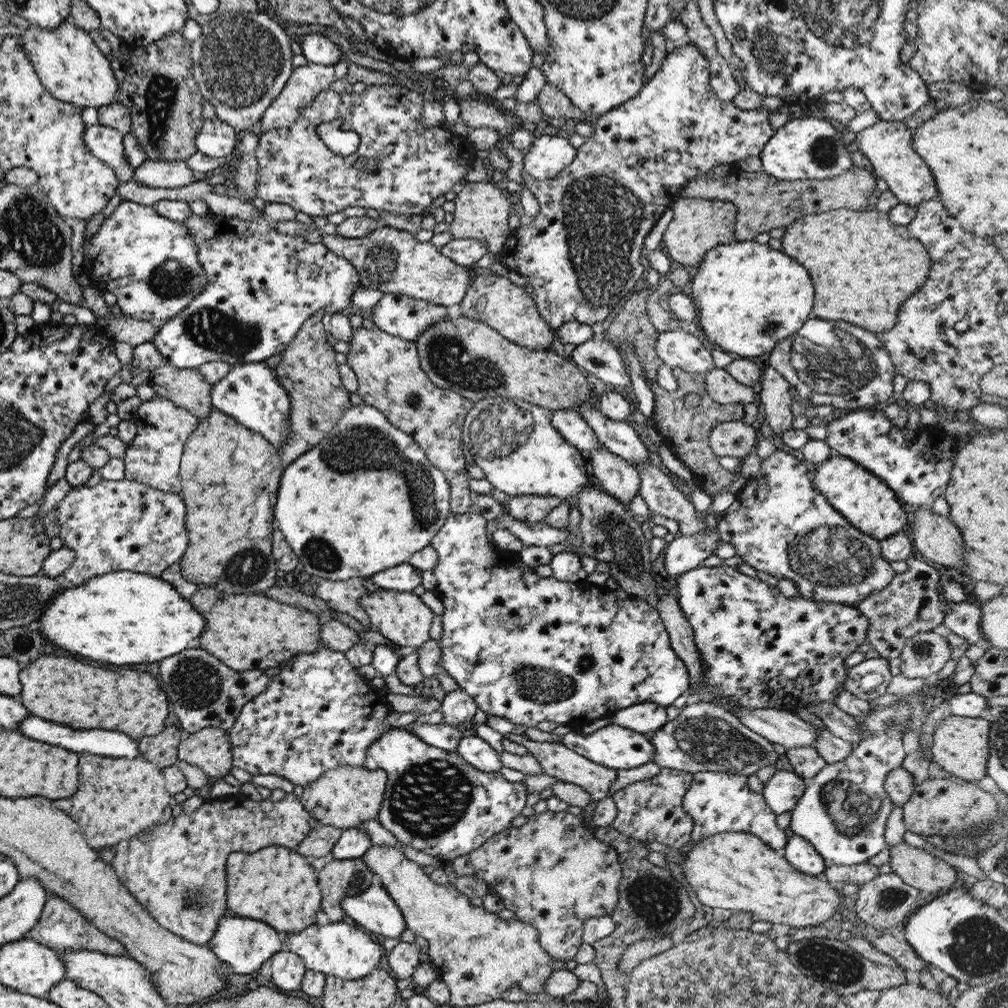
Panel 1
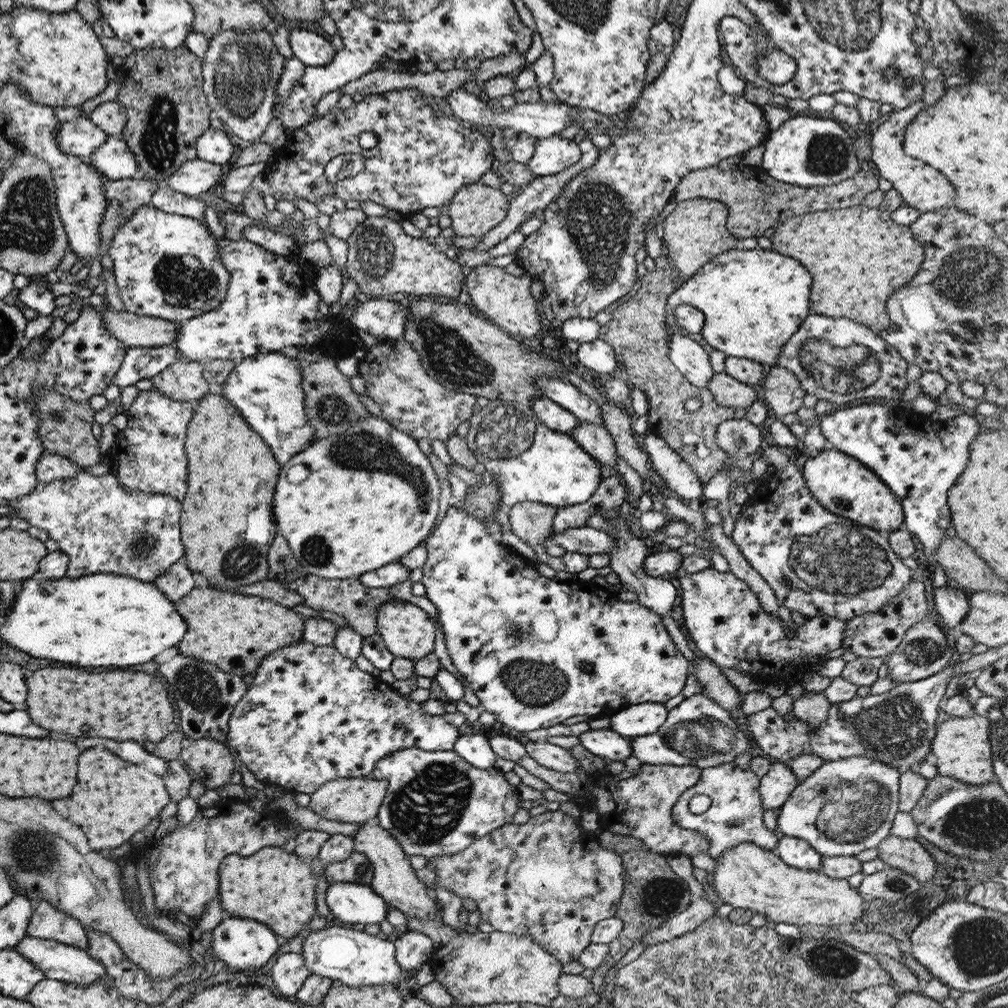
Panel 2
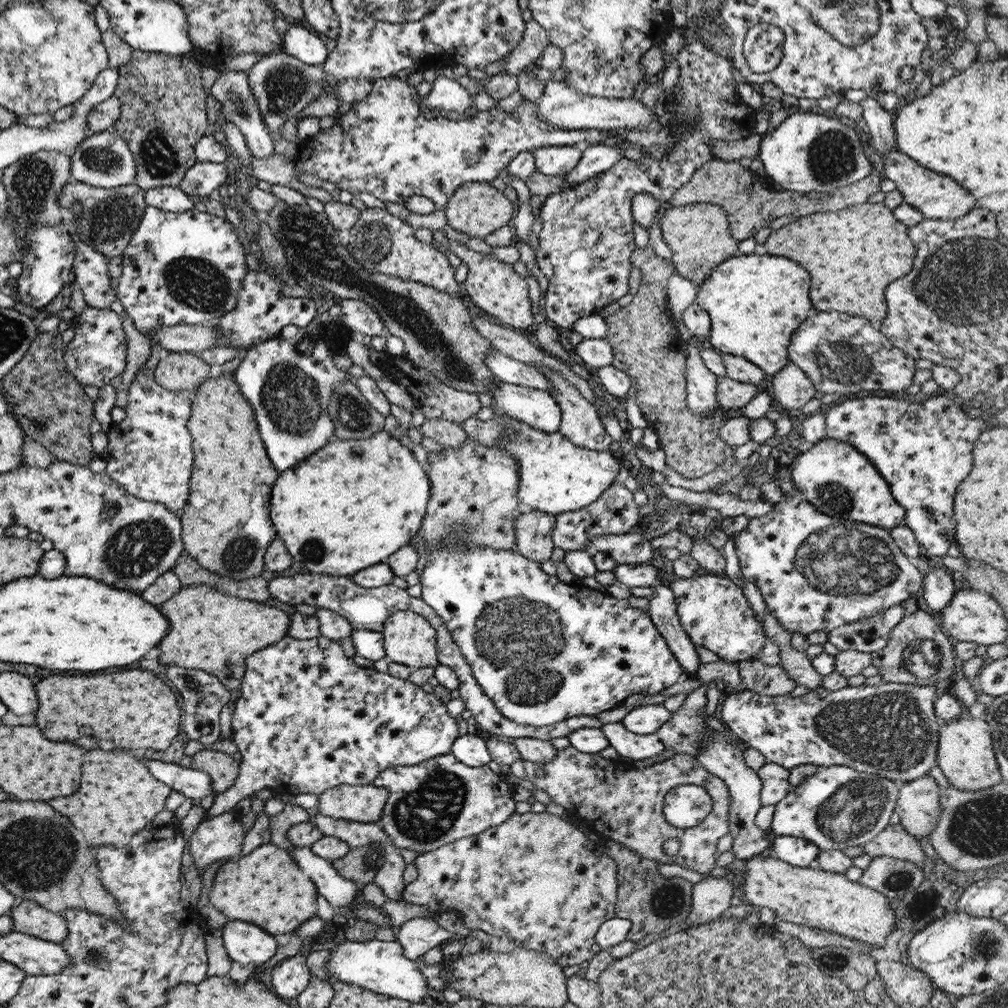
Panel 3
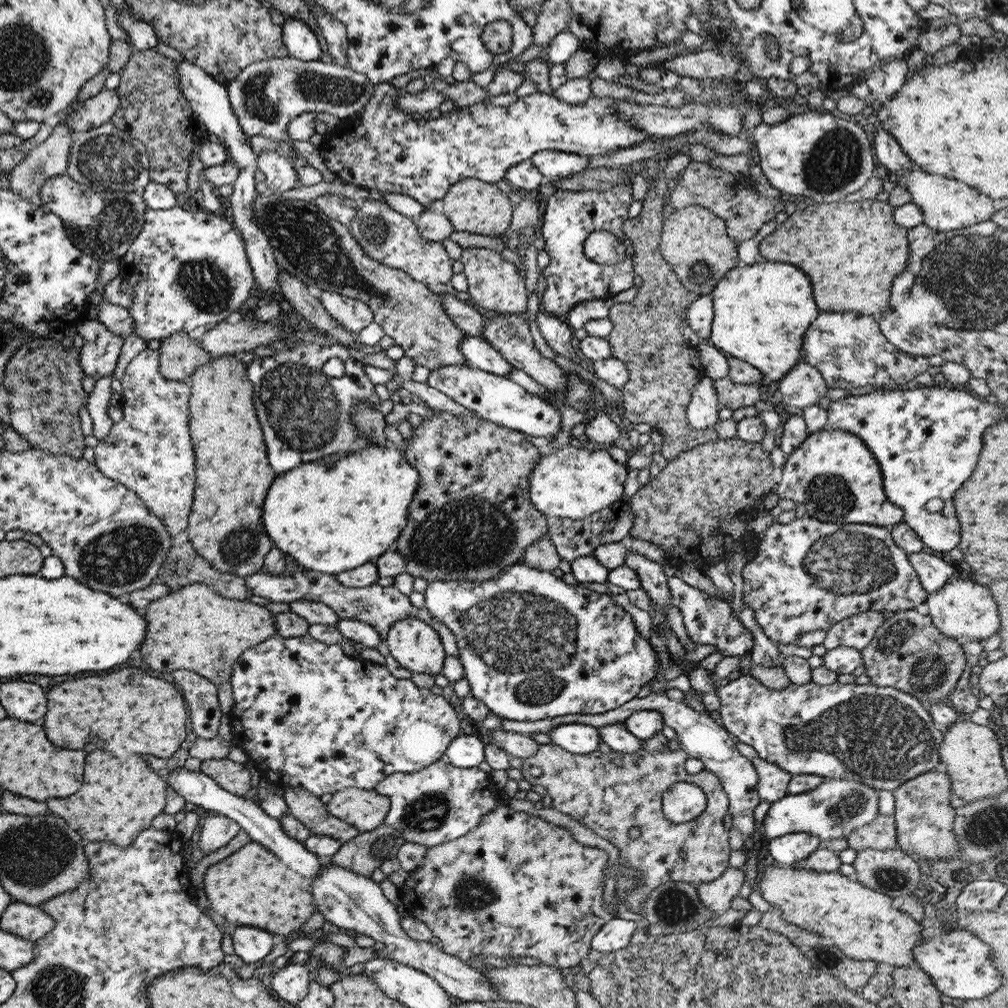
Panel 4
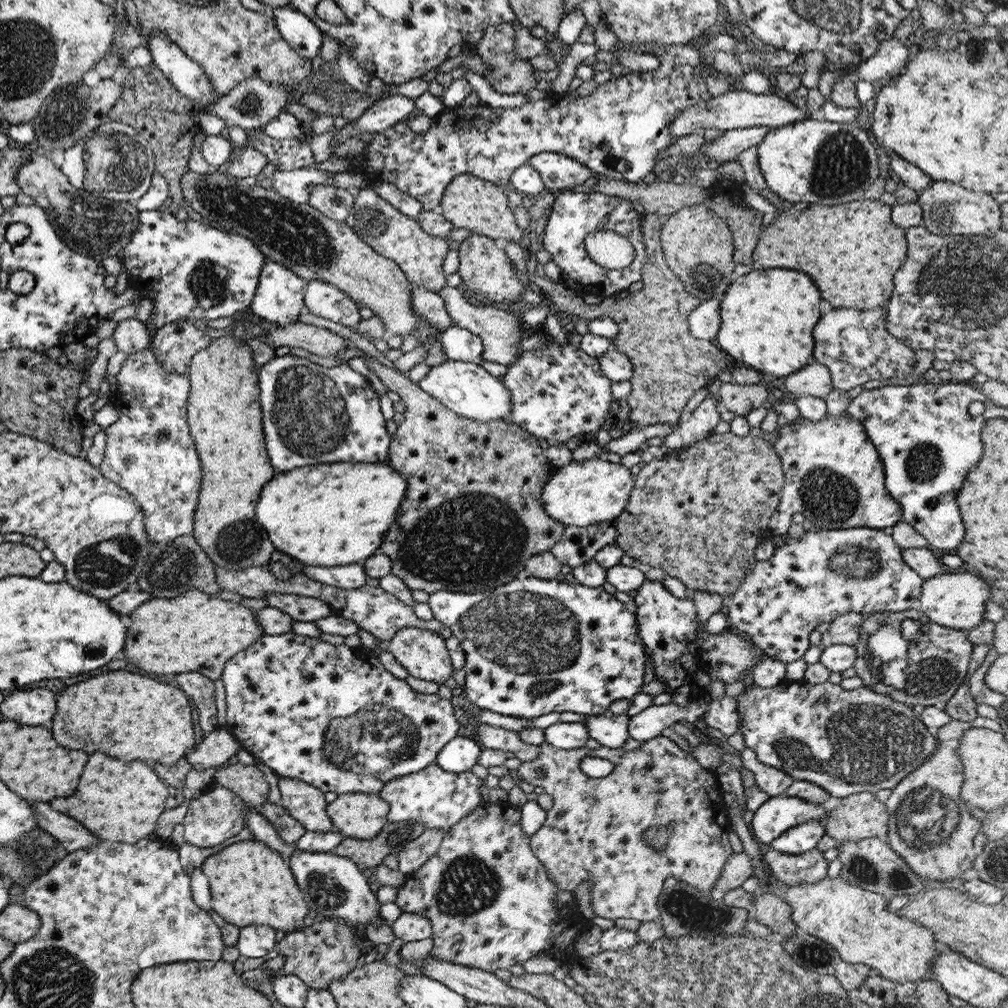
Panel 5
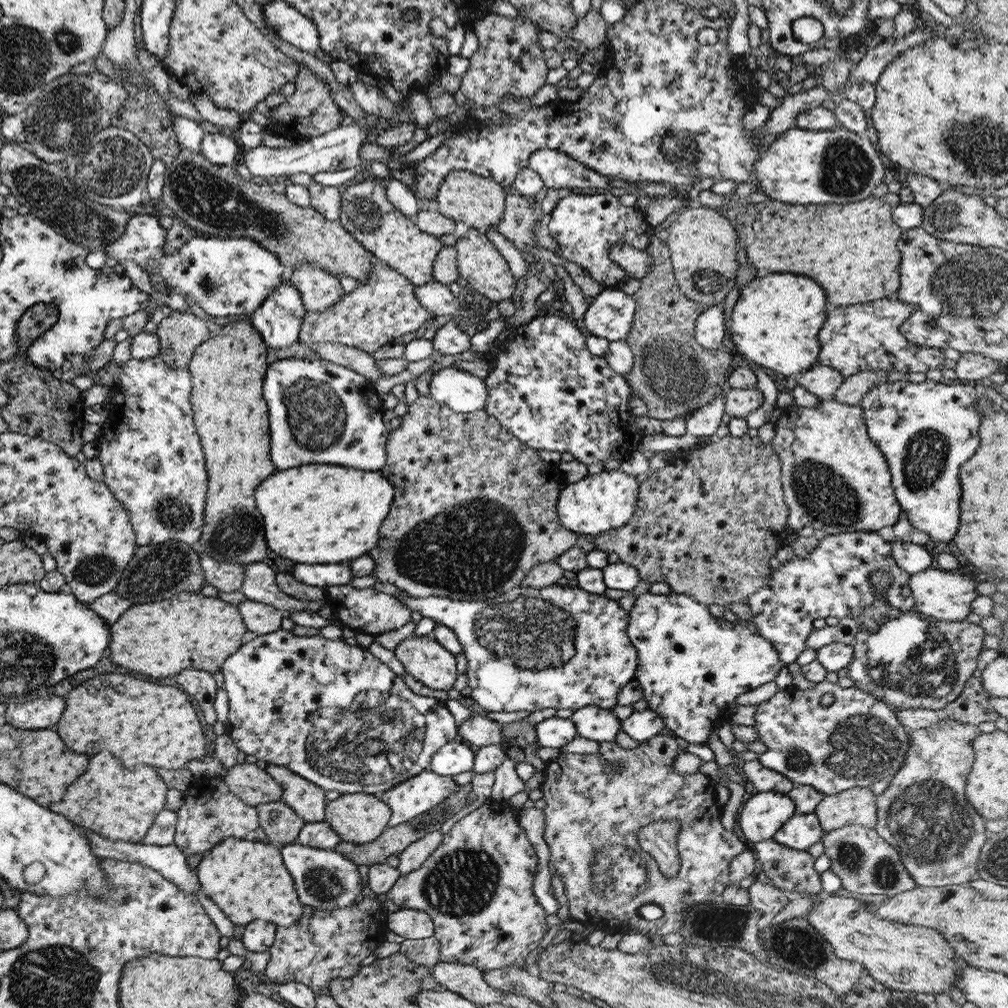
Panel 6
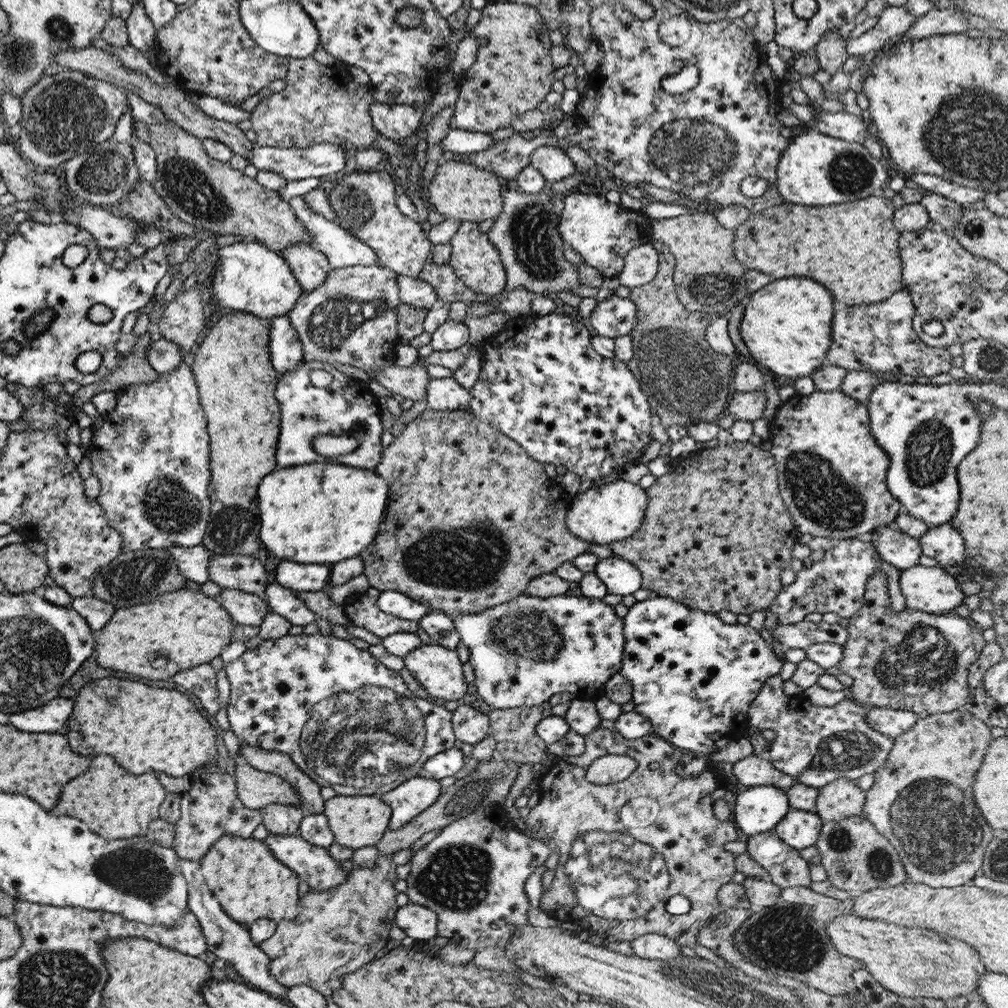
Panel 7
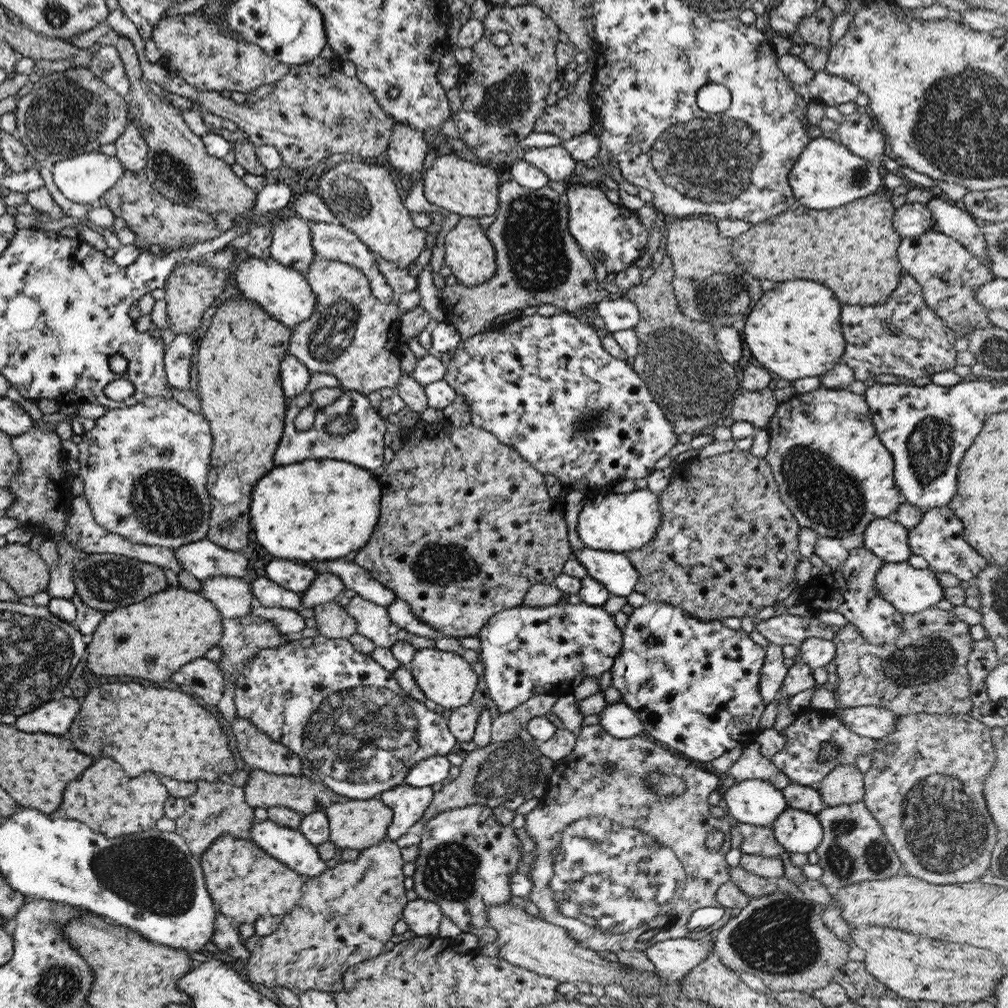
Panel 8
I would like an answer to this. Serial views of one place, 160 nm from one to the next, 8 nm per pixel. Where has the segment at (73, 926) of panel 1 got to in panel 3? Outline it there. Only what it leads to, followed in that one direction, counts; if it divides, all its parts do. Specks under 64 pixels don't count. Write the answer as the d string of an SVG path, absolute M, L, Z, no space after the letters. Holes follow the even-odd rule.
M29 900L16 901L8 914L12 930L39 940L59 943L67 938L67 925L59 913L49 912Z

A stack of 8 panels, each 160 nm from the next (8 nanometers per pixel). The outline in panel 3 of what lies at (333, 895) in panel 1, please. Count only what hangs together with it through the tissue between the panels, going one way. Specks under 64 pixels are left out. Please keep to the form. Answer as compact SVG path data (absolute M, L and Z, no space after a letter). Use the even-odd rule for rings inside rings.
M373 844L350 847L341 857L330 861L338 876L362 887L372 883L374 875L382 866L380 849Z

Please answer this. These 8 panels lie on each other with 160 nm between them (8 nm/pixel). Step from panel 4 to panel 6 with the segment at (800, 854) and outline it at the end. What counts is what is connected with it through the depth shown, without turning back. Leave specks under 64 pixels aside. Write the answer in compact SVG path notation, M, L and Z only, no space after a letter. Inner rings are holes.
M813 812L794 814L775 832L772 839L787 848L806 851L812 844L820 842L822 835L823 830Z

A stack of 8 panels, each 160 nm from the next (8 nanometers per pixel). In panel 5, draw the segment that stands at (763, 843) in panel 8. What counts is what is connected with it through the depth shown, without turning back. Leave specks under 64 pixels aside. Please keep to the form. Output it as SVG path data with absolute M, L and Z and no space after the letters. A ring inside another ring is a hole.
M765 847L761 857L769 865L778 884L817 883L827 874L828 864L823 859L822 852L815 848L801 854L783 854Z

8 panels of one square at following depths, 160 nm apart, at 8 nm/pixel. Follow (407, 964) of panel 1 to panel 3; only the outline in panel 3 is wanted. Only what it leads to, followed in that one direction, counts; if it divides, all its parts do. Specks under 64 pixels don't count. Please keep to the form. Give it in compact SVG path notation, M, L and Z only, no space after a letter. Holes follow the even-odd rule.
M413 917L403 922L395 932L396 942L401 945L403 954L413 962L429 948L448 941L451 936L432 918L425 917Z

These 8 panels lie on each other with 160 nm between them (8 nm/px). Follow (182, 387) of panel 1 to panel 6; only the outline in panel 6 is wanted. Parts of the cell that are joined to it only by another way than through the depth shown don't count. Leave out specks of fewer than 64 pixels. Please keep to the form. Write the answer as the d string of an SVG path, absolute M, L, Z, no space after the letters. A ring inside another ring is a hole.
M171 311L161 317L155 334L160 344L158 357L171 368L186 367L195 347L212 335L191 311Z

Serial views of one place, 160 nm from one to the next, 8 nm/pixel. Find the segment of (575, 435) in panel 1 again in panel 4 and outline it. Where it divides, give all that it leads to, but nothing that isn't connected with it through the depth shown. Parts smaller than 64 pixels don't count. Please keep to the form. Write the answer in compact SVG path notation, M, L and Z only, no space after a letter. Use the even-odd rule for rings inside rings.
M467 364L449 365L429 371L426 385L496 426L541 438L554 435L560 430L560 413L557 407L527 393L509 377L497 376Z

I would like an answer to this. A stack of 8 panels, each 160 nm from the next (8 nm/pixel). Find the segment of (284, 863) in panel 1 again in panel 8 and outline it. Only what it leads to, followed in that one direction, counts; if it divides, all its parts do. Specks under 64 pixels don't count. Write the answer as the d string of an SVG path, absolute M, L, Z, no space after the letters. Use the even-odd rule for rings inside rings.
M231 835L218 836L200 854L200 868L207 892L217 910L237 924L250 924L262 916L284 916L302 896L300 875L267 856L255 843Z

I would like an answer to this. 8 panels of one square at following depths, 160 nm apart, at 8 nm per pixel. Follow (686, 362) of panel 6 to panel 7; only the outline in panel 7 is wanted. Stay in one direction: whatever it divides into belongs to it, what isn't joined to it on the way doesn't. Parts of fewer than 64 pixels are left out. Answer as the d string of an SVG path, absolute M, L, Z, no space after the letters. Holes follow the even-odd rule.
M664 250L658 253L658 265L654 277L647 283L630 289L629 300L636 306L636 323L628 332L632 338L633 356L626 363L637 378L641 392L645 394L650 411L660 421L663 429L673 425L689 426L694 423L717 420L725 411L732 393L733 366L727 356L715 352L705 340L706 326L712 316L702 312L685 310L674 289L672 274L673 255Z

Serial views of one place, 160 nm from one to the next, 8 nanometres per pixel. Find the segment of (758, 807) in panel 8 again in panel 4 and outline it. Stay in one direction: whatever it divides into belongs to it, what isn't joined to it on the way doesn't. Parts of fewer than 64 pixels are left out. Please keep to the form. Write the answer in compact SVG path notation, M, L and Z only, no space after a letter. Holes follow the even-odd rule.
M825 778L817 788L809 792L785 795L772 802L761 819L765 838L774 839L794 832L806 832L818 836L821 842L832 838L846 838L856 828L871 822L877 812L879 790L864 786L856 780Z

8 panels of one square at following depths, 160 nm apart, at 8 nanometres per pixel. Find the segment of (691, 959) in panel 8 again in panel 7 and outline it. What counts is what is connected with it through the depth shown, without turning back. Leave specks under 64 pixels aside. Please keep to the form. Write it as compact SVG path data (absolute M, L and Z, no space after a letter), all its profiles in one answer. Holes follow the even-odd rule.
M645 934L635 938L630 943L633 955L645 960L672 960L681 959L679 944L659 934Z

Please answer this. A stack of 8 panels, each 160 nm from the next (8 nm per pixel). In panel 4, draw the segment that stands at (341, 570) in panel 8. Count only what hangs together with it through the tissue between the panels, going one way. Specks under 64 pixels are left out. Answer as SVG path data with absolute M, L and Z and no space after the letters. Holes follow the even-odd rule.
M521 560L481 582L466 579L432 580L427 583L422 595L427 612L444 624L455 638L458 660L469 685L469 695L483 702L488 710L499 718L527 722L566 714L601 714L631 700L641 690L643 684L654 680L658 672L659 663L648 641L639 635L629 613L621 609L608 594L591 591L579 584L567 585L561 581L561 578L551 575L550 572L529 568Z

